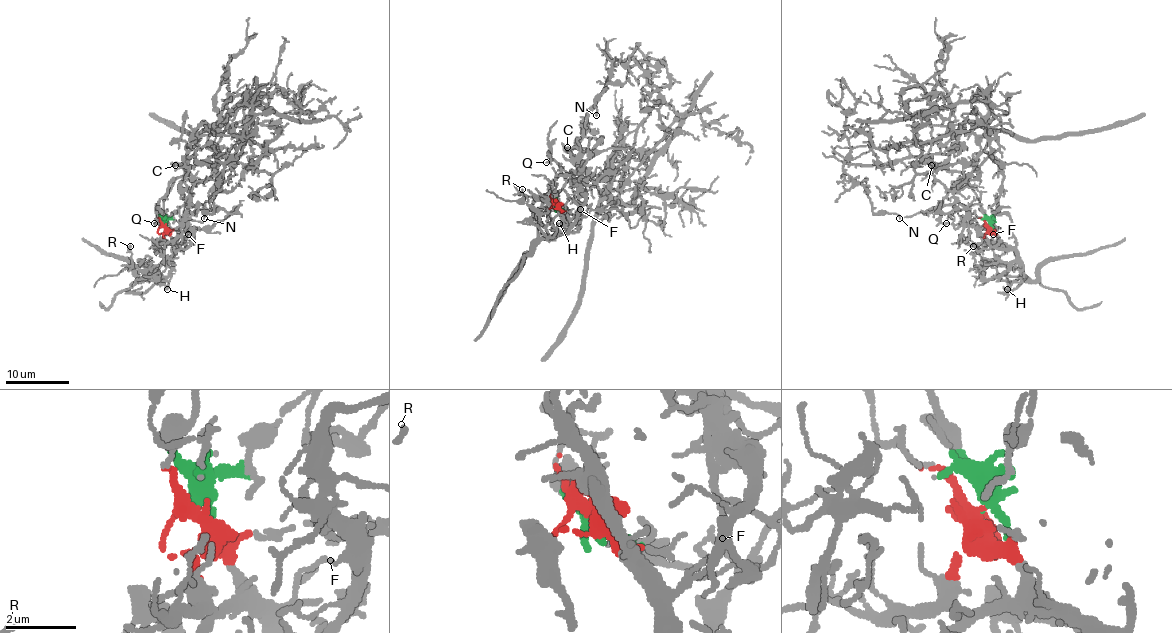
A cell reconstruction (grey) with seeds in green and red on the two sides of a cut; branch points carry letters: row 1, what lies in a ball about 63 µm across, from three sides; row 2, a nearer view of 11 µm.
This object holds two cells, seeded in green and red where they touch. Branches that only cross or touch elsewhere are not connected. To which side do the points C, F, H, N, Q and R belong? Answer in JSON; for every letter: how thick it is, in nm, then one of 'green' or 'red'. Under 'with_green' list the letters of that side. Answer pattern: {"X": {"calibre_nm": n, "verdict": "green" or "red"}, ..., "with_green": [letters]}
{"C": {"calibre_nm": 180, "verdict": "green"}, "F": {"calibre_nm": 100, "verdict": "red"}, "H": {"calibre_nm": 220, "verdict": "red"}, "N": {"calibre_nm": 140, "verdict": "green"}, "Q": {"calibre_nm": 200, "verdict": "green"}, "R": {"calibre_nm": 160, "verdict": "red"}, "with_green": ["C", "N", "Q"]}

